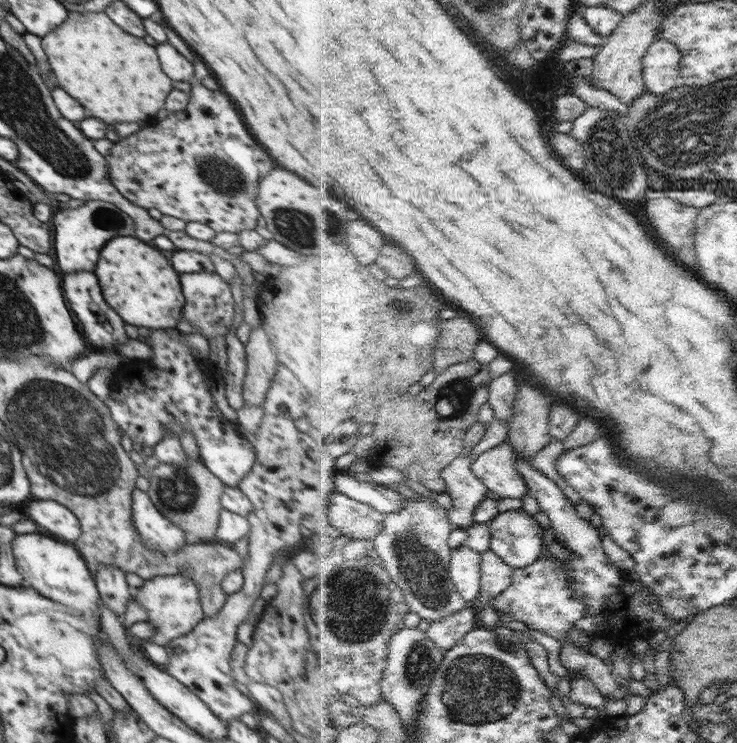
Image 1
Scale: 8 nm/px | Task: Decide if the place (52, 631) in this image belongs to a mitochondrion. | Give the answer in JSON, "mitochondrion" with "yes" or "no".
{"mitochondrion":"yes"}

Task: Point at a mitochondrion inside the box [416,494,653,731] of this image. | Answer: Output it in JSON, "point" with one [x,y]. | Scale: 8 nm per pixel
{"point":[477,689]}

